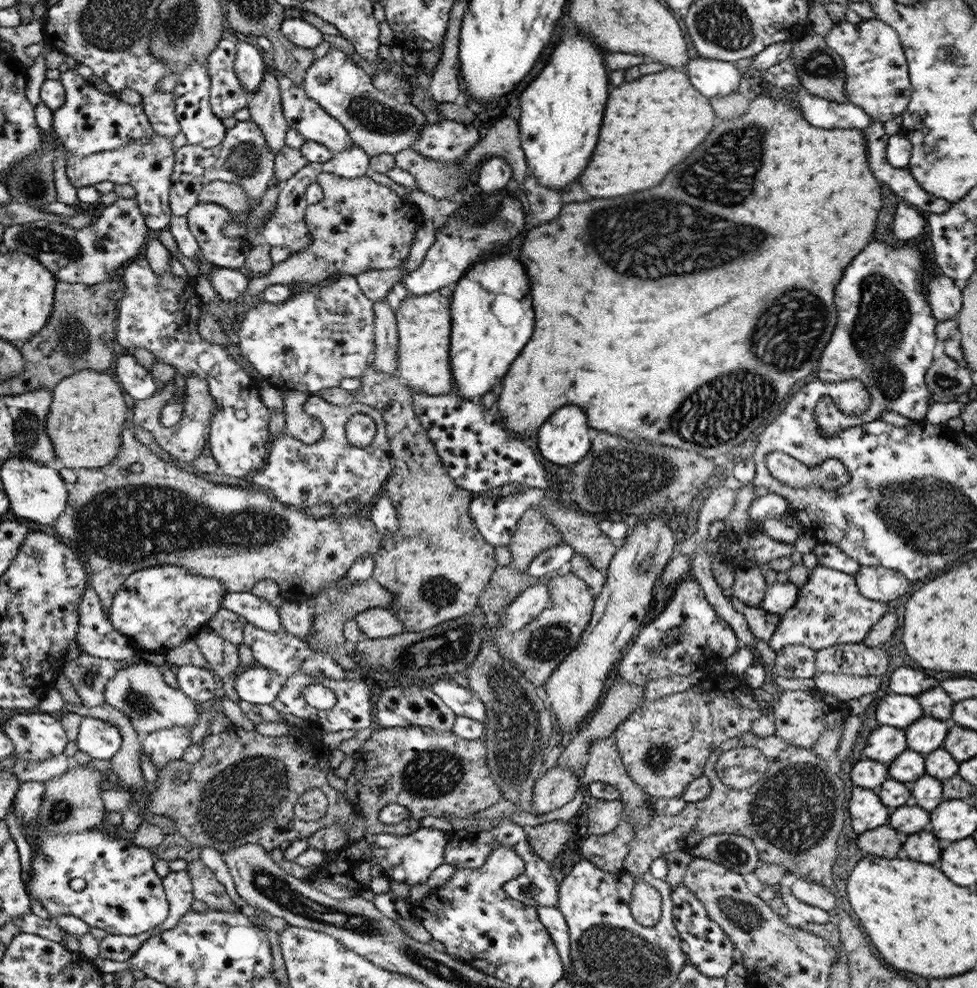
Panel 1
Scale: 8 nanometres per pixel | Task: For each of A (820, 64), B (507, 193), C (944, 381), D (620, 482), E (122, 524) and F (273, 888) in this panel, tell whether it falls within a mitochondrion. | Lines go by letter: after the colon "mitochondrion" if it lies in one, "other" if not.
A: mitochondrion
B: other
C: mitochondrion
D: mitochondrion
E: mitochondrion
F: mitochondrion

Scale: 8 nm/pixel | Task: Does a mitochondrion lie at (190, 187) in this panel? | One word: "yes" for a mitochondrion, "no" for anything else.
no

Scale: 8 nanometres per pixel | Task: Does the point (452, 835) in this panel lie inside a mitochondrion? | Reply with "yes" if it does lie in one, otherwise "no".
no

